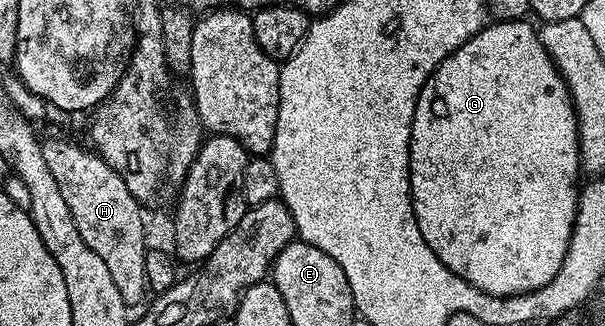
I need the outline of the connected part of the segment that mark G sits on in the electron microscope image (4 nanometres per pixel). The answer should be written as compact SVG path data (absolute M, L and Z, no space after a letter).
M526 19L494 21L447 53L418 92L410 132L410 202L414 208L414 221L420 227L424 243L428 243L431 253L437 255L438 261L444 263L446 269L451 269L455 277L464 279L472 287L493 297L531 293L544 287L544 283L552 283L552 279L556 279L556 271L560 271L560 263L564 263L564 255L568 255L568 243L572 239L578 210L580 162L578 120L574 114L574 104L570 101L565 79L558 74L548 51L544 51L544 43L538 38L538 29L528 22Z

